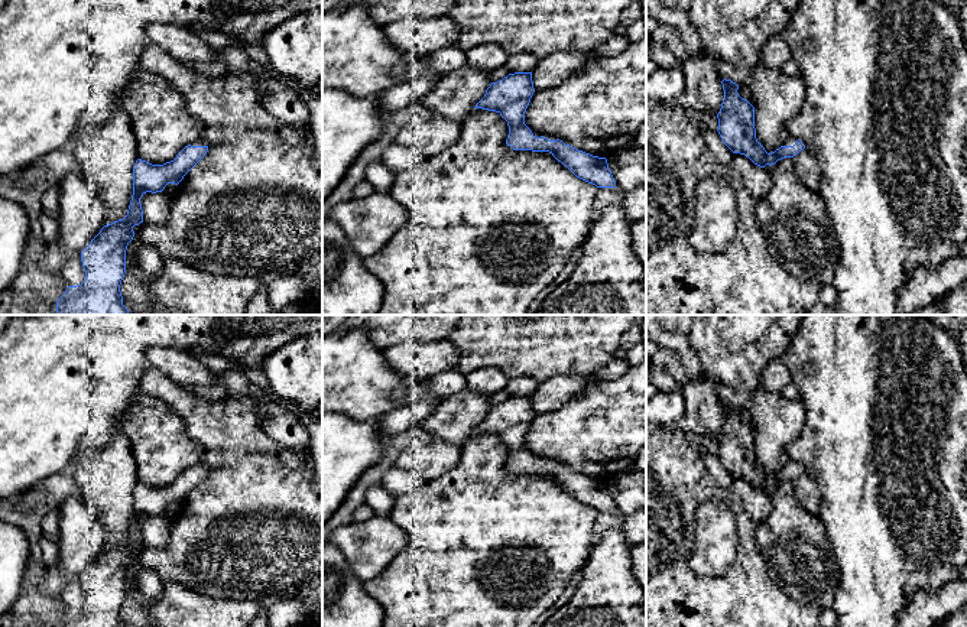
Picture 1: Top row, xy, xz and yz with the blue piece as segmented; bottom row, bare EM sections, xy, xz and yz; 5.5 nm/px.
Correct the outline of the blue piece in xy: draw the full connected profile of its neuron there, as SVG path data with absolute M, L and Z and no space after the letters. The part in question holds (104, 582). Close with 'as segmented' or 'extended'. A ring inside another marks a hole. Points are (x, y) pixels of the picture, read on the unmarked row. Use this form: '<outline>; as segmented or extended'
M198 462L163 488L136 484L127 539L104 549L81 575L85 602L81 608L68 610L56 627L123 627L120 608L126 597L126 574L134 561L133 550L143 546L140 522L146 516L162 516L168 507L178 509L207 475L208 467Z; extended

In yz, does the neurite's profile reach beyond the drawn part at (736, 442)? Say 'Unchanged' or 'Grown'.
Grown

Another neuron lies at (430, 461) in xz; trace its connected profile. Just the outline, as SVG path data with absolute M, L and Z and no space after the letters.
M434 439L429 444L399 454L395 467L418 475L424 481L434 481L455 468L460 455L460 445Z

